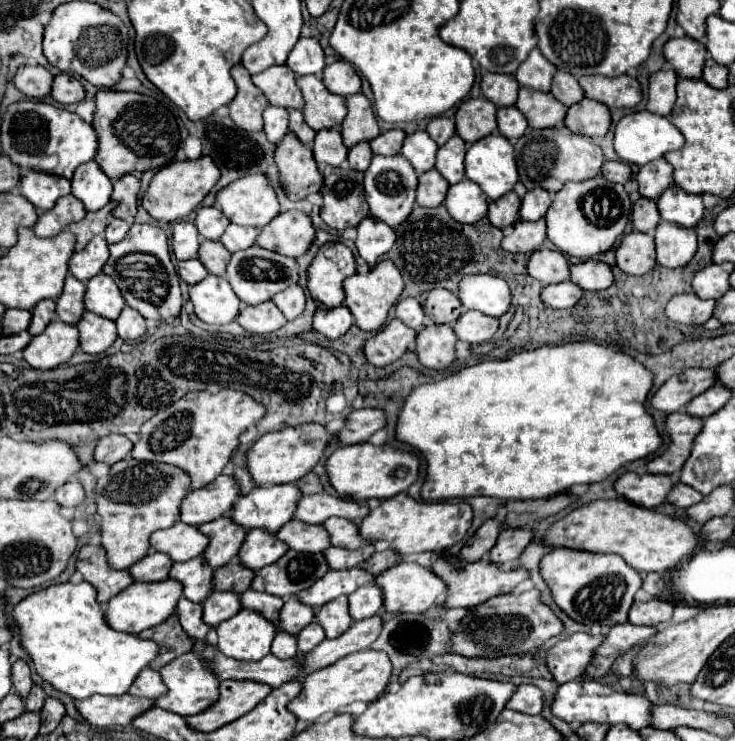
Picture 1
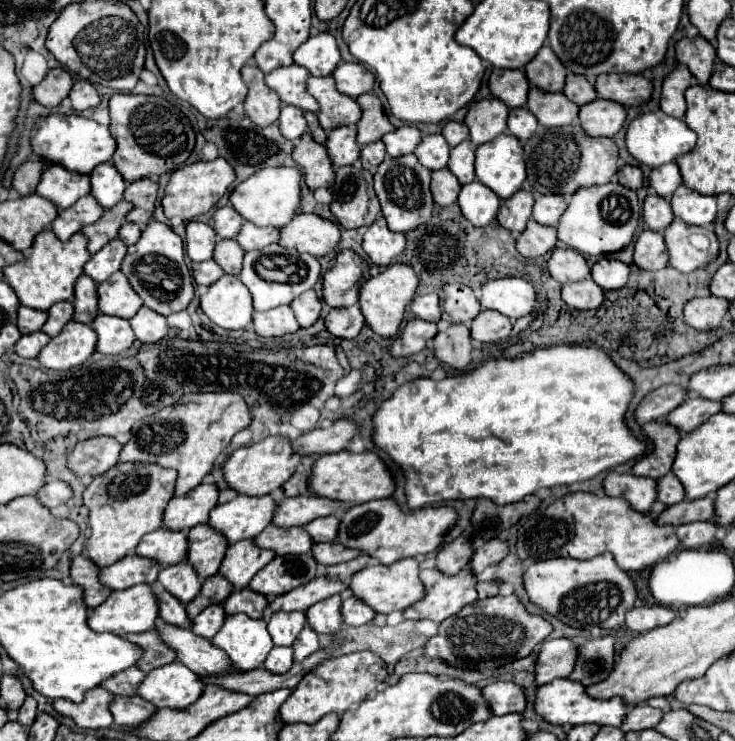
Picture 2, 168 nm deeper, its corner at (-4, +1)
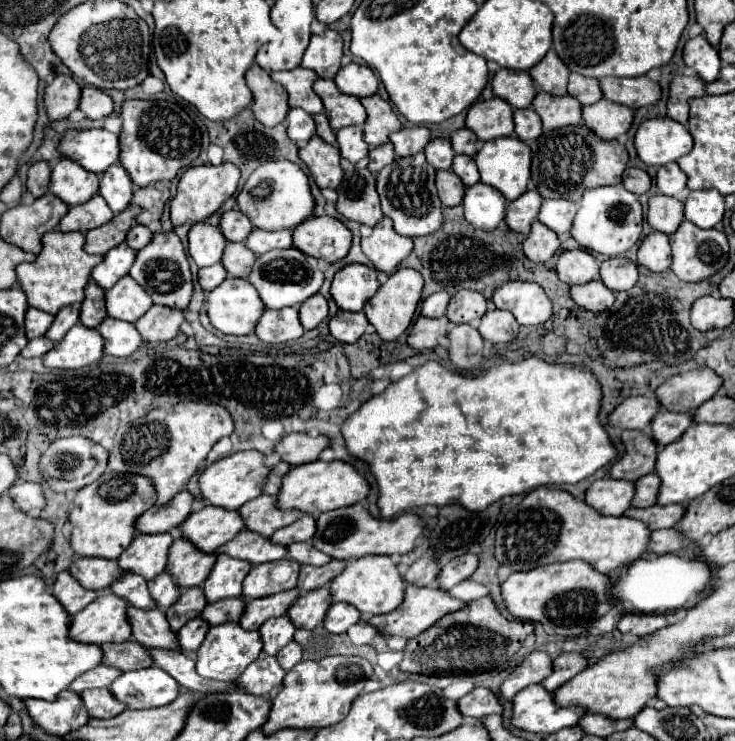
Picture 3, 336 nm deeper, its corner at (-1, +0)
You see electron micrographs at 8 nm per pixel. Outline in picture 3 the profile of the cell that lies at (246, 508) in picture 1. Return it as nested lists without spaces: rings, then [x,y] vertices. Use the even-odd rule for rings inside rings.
[[[207,505],[193,511],[181,525],[181,537],[191,541],[199,551],[211,553],[243,529],[243,519],[237,511]]]

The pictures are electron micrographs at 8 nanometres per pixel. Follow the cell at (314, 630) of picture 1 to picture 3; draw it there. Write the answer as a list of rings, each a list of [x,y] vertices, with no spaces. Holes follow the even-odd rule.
[[[291,641],[287,647],[283,647],[283,651],[279,651],[279,655],[275,655],[277,657],[277,663],[285,669],[285,671],[289,671],[289,669],[293,669],[299,661],[301,661],[301,647],[295,643],[295,641]]]

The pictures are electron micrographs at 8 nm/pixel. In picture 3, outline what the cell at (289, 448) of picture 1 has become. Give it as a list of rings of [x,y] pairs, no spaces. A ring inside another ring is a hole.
[[[239,451],[231,457],[219,459],[219,461],[211,463],[209,467],[205,467],[203,473],[199,475],[199,491],[201,491],[203,501],[207,501],[209,505],[215,505],[215,507],[223,507],[223,509],[239,509],[243,503],[261,495],[263,479],[269,473],[263,459],[265,457],[257,451]]]

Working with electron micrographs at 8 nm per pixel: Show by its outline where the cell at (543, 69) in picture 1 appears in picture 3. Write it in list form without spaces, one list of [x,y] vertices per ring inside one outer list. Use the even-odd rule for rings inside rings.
[[[551,49],[541,63],[537,63],[529,75],[533,77],[535,85],[551,95],[565,95],[567,93],[567,77],[569,69],[559,59],[559,55]]]

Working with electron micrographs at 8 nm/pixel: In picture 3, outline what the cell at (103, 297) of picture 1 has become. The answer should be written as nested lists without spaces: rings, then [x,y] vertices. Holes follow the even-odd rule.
[[[129,275],[119,279],[111,289],[105,291],[105,301],[109,317],[129,323],[135,323],[153,305],[147,291],[143,291],[143,287],[139,287],[139,283],[135,283],[135,279],[131,279]]]

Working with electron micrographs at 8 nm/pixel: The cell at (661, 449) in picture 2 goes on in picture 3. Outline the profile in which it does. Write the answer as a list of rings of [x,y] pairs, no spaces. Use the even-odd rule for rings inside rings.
[[[623,431],[621,443],[625,453],[609,469],[611,479],[635,481],[647,473],[655,471],[655,441],[643,431]]]

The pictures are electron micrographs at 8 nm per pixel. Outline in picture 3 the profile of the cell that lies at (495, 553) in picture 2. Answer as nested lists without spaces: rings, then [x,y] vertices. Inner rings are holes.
[[[461,555],[457,559],[453,559],[451,563],[447,563],[439,575],[437,575],[437,583],[441,591],[449,591],[453,585],[457,585],[459,581],[465,581],[467,577],[473,575],[473,571],[477,569],[479,559],[477,555]]]

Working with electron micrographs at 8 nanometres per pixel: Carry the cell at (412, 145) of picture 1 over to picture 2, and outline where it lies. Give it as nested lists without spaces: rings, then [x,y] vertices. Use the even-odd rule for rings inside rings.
[[[442,134],[424,136],[422,142],[418,144],[418,148],[414,150],[416,158],[418,158],[418,160],[422,162],[422,166],[426,166],[428,170],[442,170],[442,168],[446,168],[448,152],[450,152],[450,146],[448,146],[448,142],[442,138]]]

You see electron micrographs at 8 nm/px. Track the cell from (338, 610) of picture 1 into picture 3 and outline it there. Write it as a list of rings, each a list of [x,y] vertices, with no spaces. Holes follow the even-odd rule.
[[[321,587],[309,593],[301,593],[299,599],[289,607],[287,615],[291,623],[299,629],[315,629],[323,623],[327,609],[331,607],[331,593],[329,587]]]

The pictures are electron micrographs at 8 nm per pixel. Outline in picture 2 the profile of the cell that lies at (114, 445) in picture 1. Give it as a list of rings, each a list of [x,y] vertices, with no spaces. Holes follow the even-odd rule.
[[[94,436],[90,440],[80,442],[70,454],[68,454],[68,464],[70,468],[78,474],[104,474],[108,472],[120,456],[122,444],[112,438],[112,436]]]

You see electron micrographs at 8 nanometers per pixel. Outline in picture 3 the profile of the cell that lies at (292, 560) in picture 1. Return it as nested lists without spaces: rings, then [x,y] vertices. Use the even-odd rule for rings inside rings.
[[[287,561],[293,567],[293,575],[289,581],[285,581],[283,585],[275,583],[269,579],[269,571],[273,567],[273,563],[263,563],[263,565],[253,565],[249,575],[243,581],[243,597],[245,599],[255,599],[255,597],[267,597],[267,595],[275,595],[281,591],[289,591],[297,585],[297,575],[299,575],[299,563],[295,561]]]

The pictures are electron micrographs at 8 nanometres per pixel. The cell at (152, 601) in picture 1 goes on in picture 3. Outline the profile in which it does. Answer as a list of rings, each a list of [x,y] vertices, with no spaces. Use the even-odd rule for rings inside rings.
[[[109,593],[97,597],[83,611],[71,617],[69,637],[79,643],[103,645],[131,639],[131,625],[125,613],[127,601]]]

